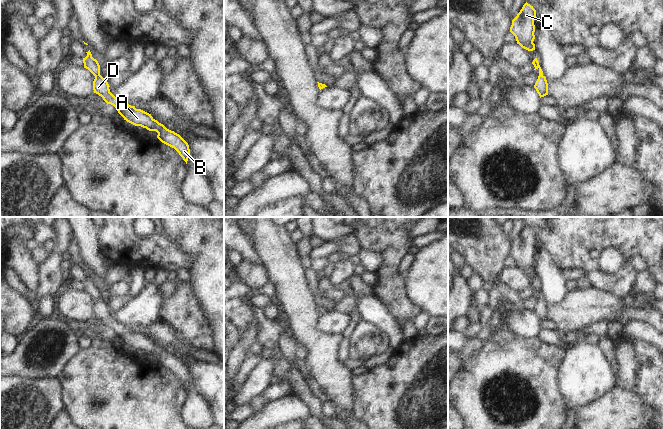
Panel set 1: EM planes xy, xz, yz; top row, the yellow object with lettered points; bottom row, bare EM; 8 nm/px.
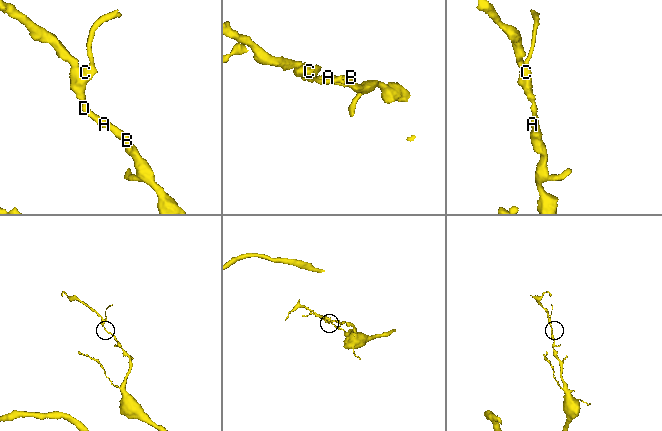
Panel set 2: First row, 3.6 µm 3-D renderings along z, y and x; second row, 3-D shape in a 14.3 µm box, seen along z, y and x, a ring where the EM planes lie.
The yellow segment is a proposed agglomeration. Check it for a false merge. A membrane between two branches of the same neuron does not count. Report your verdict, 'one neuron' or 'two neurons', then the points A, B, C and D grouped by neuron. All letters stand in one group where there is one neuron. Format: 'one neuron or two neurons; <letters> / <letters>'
one neuron; A B C D

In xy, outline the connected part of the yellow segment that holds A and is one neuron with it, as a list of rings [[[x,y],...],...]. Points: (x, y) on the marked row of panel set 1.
[[[90,50],[86,53],[87,56],[83,58],[83,63],[84,68],[88,69],[95,76],[93,81],[94,93],[101,96],[107,104],[113,105],[127,122],[135,126],[146,128],[149,131],[156,131],[158,133],[157,138],[162,143],[174,148],[187,164],[190,156],[188,143],[179,134],[167,129],[163,124],[155,120],[151,114],[119,101],[110,92],[110,86],[107,80],[100,75],[100,65],[98,61],[92,57]]]

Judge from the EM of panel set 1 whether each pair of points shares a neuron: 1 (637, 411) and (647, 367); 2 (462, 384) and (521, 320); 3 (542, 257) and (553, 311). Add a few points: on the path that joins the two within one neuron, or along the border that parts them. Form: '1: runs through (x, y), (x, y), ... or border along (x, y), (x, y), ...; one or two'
1: border along (634, 390), (652, 407); two
2: border along (505, 320), (515, 334), (533, 338); two
3: border along (568, 292), (560, 302), (547, 306); two

